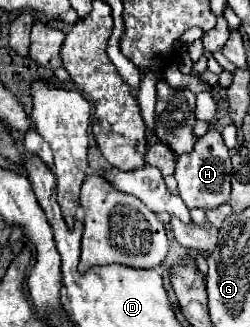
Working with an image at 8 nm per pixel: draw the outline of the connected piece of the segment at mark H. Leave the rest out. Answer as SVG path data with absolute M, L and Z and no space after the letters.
M208 130L202 138L198 138L194 150L190 154L184 154L176 160L176 182L180 190L180 198L184 204L192 208L202 208L202 210L214 210L222 204L228 202L230 198L230 152L224 144L224 138L216 130Z

